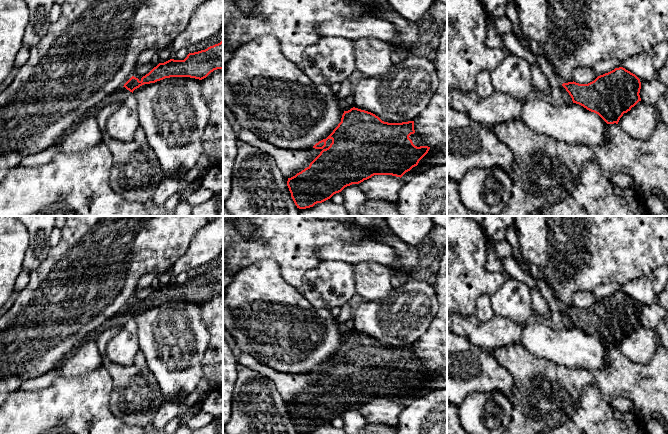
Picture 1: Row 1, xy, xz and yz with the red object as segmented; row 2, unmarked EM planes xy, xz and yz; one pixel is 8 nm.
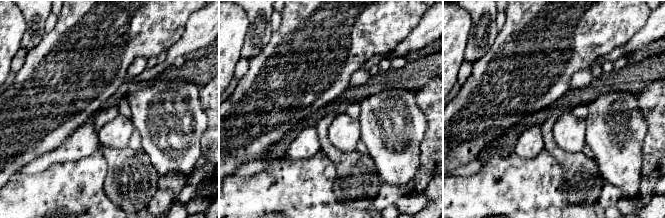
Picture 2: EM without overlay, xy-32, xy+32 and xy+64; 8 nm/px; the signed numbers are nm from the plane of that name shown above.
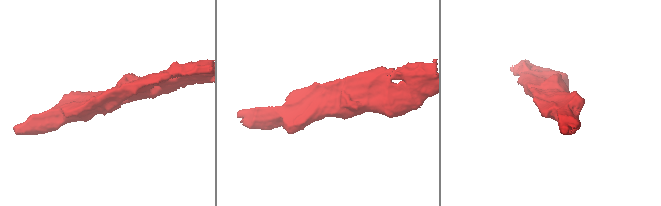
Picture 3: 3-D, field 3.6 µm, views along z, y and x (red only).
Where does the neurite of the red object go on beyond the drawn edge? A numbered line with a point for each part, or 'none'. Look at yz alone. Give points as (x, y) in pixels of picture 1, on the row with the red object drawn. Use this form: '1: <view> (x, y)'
1: yz (566, 96)

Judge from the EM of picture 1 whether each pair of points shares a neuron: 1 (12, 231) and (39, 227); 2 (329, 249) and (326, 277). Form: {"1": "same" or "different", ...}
{"1": "different", "2": "different"}

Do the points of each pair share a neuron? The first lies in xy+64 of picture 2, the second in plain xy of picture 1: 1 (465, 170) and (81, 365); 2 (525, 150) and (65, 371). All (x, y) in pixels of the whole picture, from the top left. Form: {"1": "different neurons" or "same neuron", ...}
{"1": "same neuron", "2": "same neuron"}

